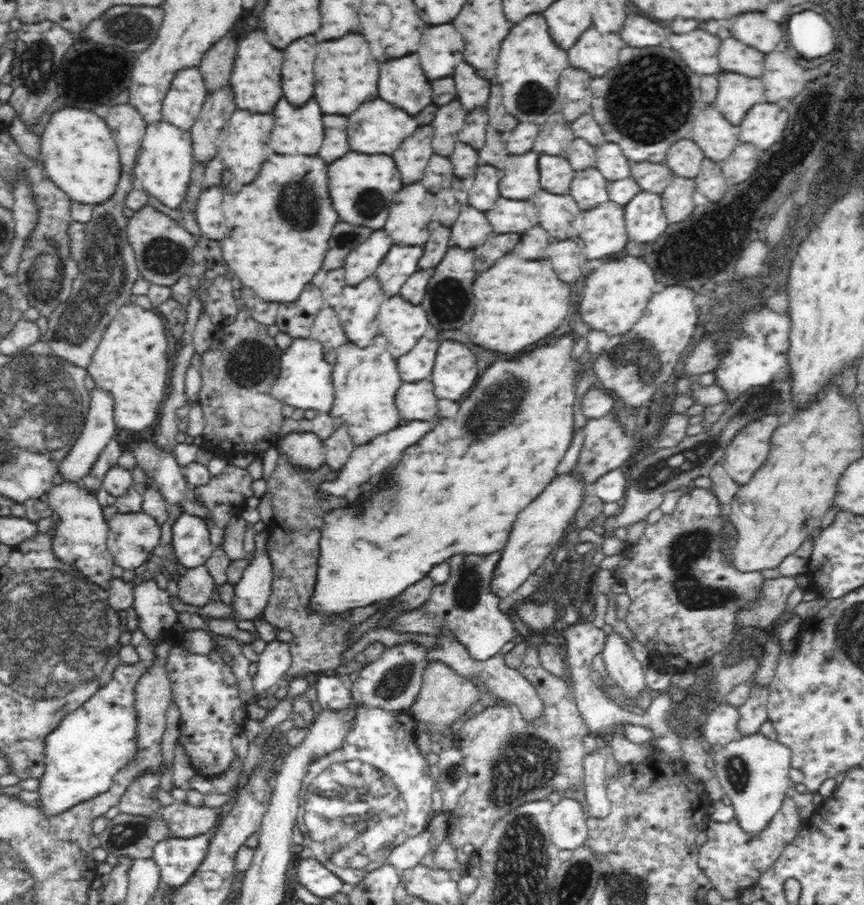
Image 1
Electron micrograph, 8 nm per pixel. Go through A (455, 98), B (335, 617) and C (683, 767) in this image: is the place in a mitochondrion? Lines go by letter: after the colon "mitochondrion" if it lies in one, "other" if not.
A: other
B: other
C: other

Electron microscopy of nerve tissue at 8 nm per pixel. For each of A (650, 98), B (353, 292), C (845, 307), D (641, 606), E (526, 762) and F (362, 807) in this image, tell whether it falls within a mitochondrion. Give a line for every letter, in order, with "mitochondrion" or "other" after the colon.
A: mitochondrion
B: other
C: other
D: other
E: mitochondrion
F: mitochondrion

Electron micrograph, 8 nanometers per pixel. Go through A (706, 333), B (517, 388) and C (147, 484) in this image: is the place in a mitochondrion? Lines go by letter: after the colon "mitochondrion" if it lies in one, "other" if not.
A: other
B: mitochondrion
C: other

